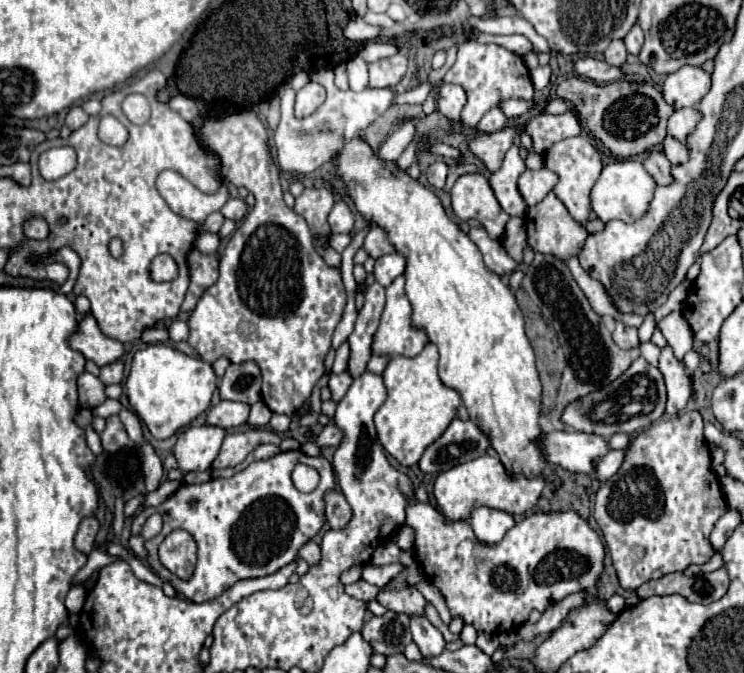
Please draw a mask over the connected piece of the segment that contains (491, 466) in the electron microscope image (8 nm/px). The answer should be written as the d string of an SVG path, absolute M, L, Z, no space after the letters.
M482 455L474 461L456 465L444 473L440 473L434 481L434 497L438 503L440 513L446 517L446 521L460 521L468 519L468 515L476 507L490 507L490 509L500 509L510 515L520 515L528 509L532 509L544 489L544 479L534 477L534 479L524 479L524 475L508 475L504 465L500 463L498 457L492 455Z

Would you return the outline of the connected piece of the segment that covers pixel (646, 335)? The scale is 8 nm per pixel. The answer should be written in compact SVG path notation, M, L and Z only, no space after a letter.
M648 313L648 315L644 317L644 323L642 323L642 327L638 329L638 331L640 331L640 343L646 343L646 341L650 341L650 337L652 337L654 329L656 329L654 313Z

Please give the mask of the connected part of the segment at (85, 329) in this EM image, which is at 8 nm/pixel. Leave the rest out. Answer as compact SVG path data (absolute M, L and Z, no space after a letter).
M86 315L78 323L78 329L68 337L68 345L74 351L82 353L88 361L94 361L98 367L104 367L120 359L124 353L124 345L120 341L108 339L100 333L98 323L92 315Z

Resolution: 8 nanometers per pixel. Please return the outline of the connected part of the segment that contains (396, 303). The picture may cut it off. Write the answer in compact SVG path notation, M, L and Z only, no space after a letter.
M404 275L386 289L386 309L374 335L372 351L378 355L418 355L428 343L426 331L412 325L412 305L404 295Z

